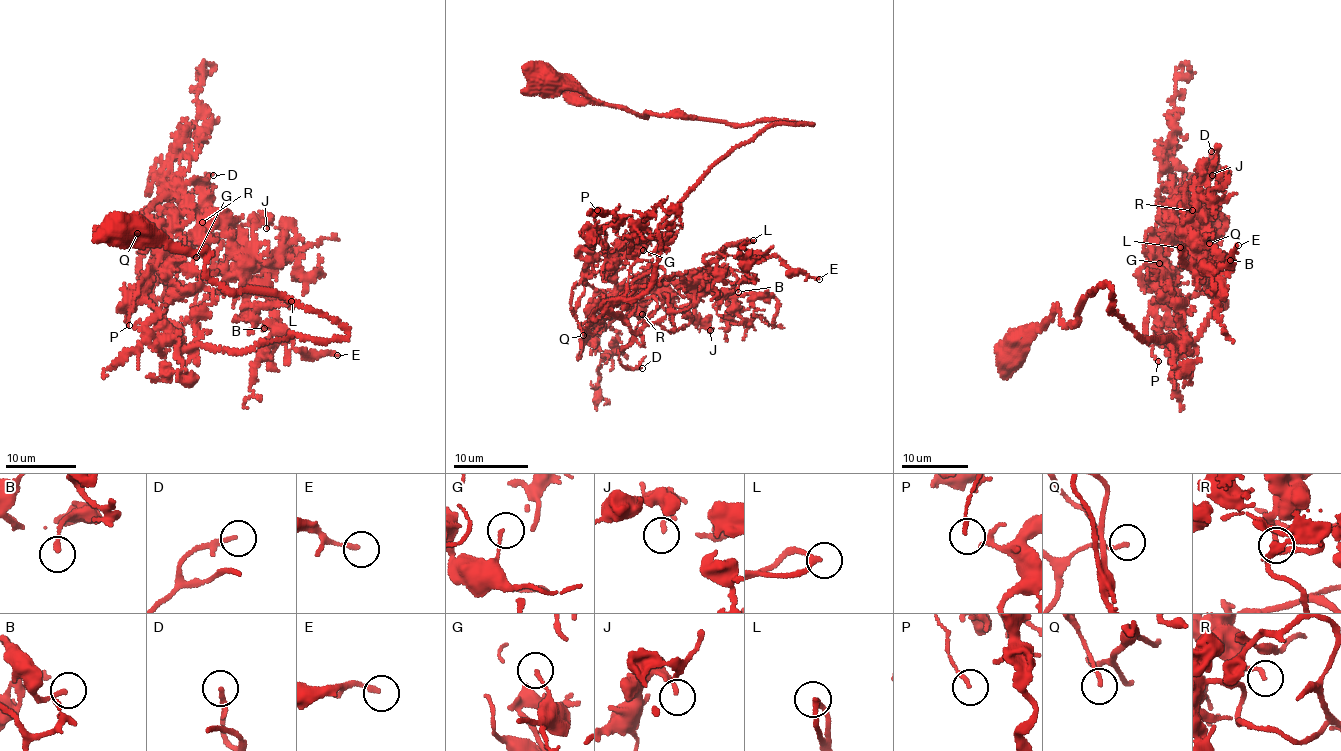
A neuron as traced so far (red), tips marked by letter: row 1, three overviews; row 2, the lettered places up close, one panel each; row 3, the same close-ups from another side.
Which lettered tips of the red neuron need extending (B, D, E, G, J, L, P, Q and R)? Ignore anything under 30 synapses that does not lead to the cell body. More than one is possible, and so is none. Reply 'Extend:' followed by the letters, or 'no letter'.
Extend: D

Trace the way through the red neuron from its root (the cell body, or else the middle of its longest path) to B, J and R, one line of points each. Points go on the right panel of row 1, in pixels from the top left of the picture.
B: (1007, 354), (1103, 282), (1145, 340), (1189, 344), (1224, 302), (1192, 240), (1230, 260)
J: (1007, 354), (1103, 282), (1145, 340), (1193, 340), (1224, 302), (1212, 200), (1185, 206), (1212, 175)
R: (1007, 354), (1056, 307), (1076, 323), (1103, 282), (1145, 340), (1193, 340), (1224, 302), (1161, 187), (1192, 210)

